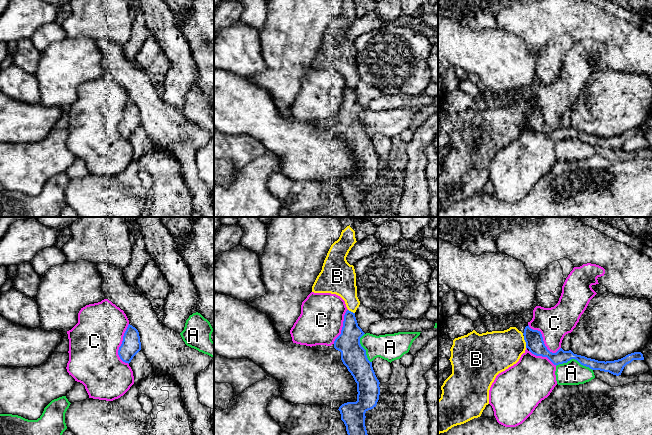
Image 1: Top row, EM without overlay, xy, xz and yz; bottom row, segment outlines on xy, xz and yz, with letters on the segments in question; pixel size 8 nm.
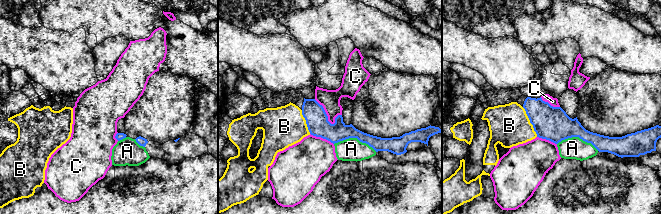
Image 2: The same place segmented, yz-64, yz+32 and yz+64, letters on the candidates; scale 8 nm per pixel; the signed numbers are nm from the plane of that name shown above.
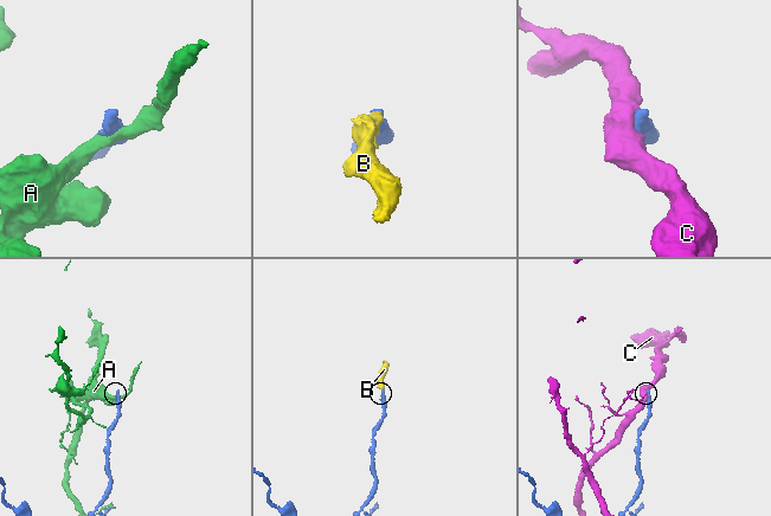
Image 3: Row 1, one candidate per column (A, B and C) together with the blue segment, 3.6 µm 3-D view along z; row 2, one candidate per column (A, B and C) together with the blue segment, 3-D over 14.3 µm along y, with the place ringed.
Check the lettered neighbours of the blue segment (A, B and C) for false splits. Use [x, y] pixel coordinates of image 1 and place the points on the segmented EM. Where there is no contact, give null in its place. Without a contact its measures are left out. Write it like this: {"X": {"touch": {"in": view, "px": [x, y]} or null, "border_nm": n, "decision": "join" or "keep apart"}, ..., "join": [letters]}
{"A": {"touch": {"in": "yz", "px": [574, 358]}, "border_nm": 300, "decision": "keep apart"}, "B": {"touch": {"in": "yz", "px": [526, 342]}, "border_nm": 100, "decision": "join"}, "C": {"touch": {"in": "yz", "px": [542, 340]}, "border_nm": 320, "decision": "keep apart"}, "join": ["B"]}

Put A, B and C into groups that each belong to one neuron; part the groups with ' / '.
A / B / C

